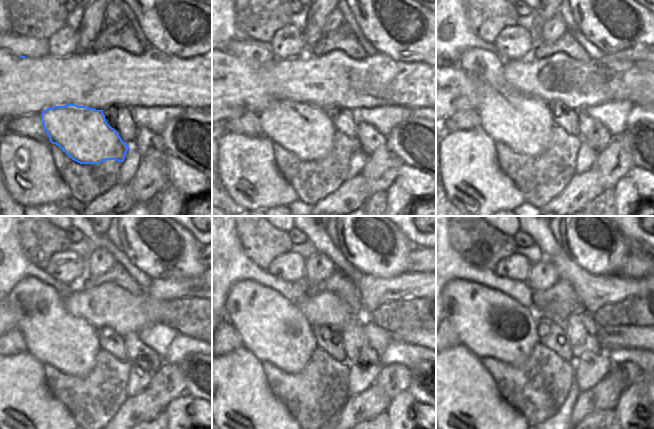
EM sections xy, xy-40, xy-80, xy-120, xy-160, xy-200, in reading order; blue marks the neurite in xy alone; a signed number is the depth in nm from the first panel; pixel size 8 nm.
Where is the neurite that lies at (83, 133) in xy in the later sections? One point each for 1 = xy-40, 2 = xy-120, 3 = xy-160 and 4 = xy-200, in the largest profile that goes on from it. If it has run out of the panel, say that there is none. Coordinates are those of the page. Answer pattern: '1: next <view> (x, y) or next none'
1: next xy-40 (305, 130)
2: next xy-120 (54, 336)
3: next xy-160 (271, 327)
4: next xy-200 (488, 322)

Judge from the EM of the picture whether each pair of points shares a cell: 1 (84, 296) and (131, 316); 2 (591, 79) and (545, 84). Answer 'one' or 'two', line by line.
1: one
2: one

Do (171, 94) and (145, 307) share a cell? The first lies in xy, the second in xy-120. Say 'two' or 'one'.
one

